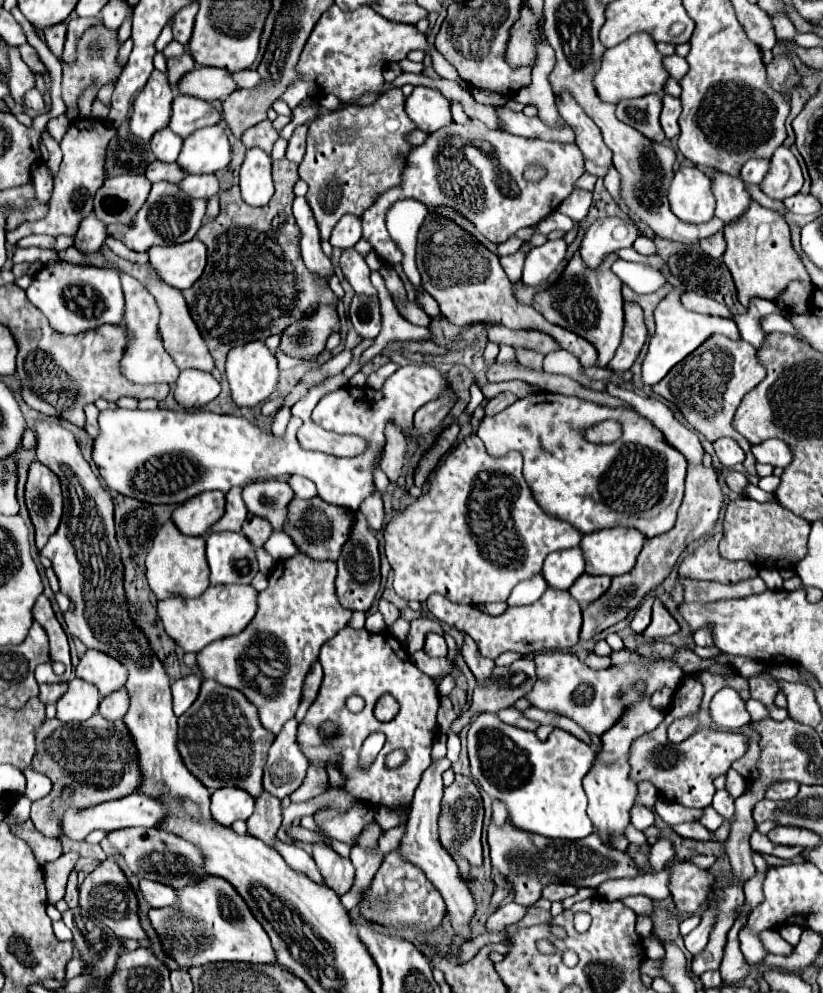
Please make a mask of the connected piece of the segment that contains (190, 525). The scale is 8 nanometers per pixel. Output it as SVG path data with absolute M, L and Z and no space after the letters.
M221 490L203 492L173 510L171 520L185 536L203 536L225 512L225 494Z

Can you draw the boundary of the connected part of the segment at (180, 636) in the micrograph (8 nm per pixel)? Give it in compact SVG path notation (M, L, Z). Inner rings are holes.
M209 586L199 598L167 598L157 604L165 632L183 648L183 652L199 652L213 640L239 634L257 612L257 592L253 586Z

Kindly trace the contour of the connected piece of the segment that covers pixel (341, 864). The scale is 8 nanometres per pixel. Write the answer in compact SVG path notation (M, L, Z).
M313 846L313 860L323 876L325 886L335 890L335 894L343 896L347 890L351 890L355 868L349 858L341 858L327 846Z

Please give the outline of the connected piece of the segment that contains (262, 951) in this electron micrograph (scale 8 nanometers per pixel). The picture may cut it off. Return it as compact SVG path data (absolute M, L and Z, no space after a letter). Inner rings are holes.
M207 876L203 882L175 888L175 894L179 898L179 906L151 908L149 920L161 940L165 954L171 956L179 968L187 970L191 966L231 960L243 960L251 964L277 962L267 932L255 920L239 892L227 884L227 880Z

